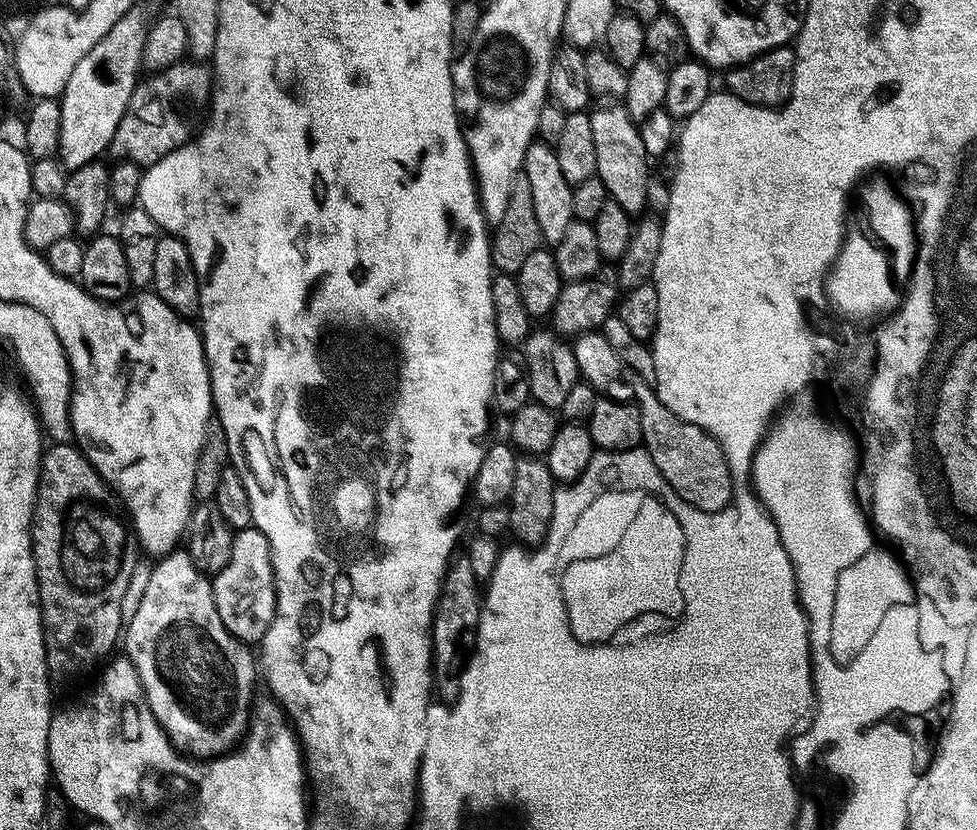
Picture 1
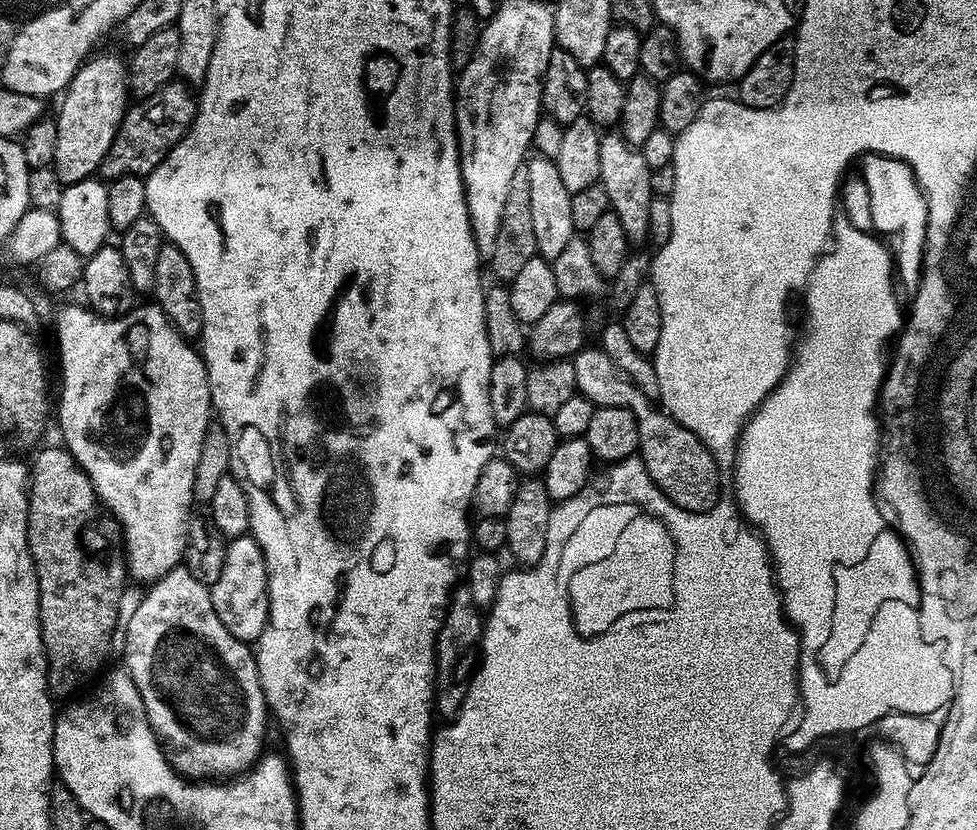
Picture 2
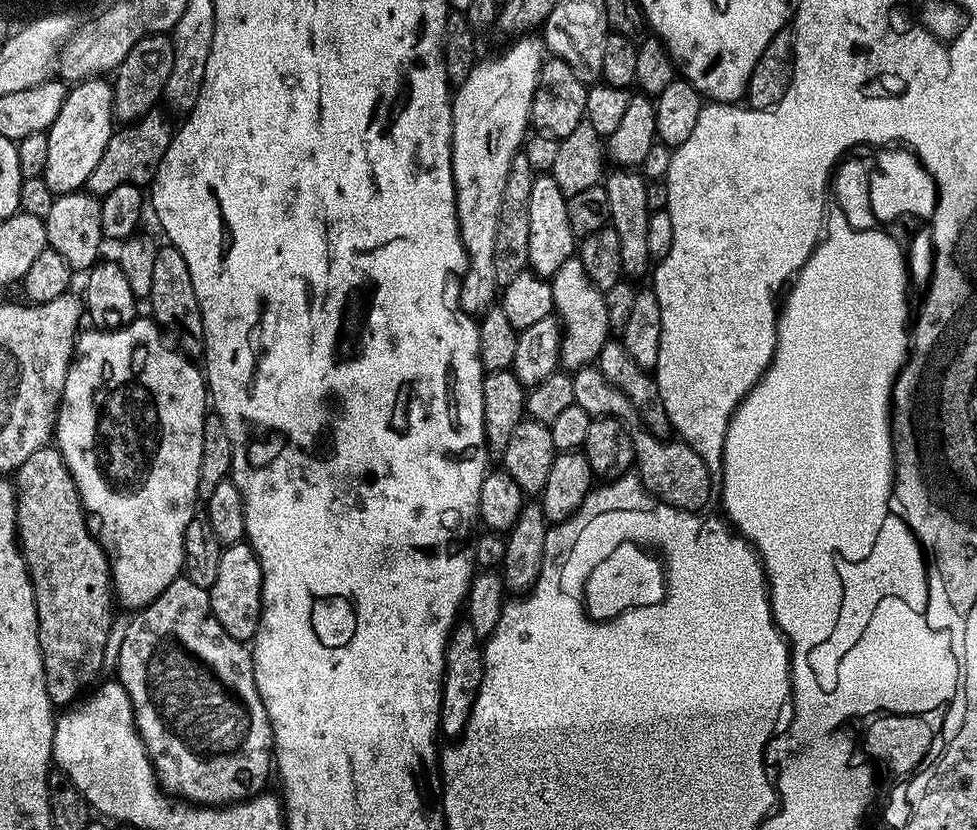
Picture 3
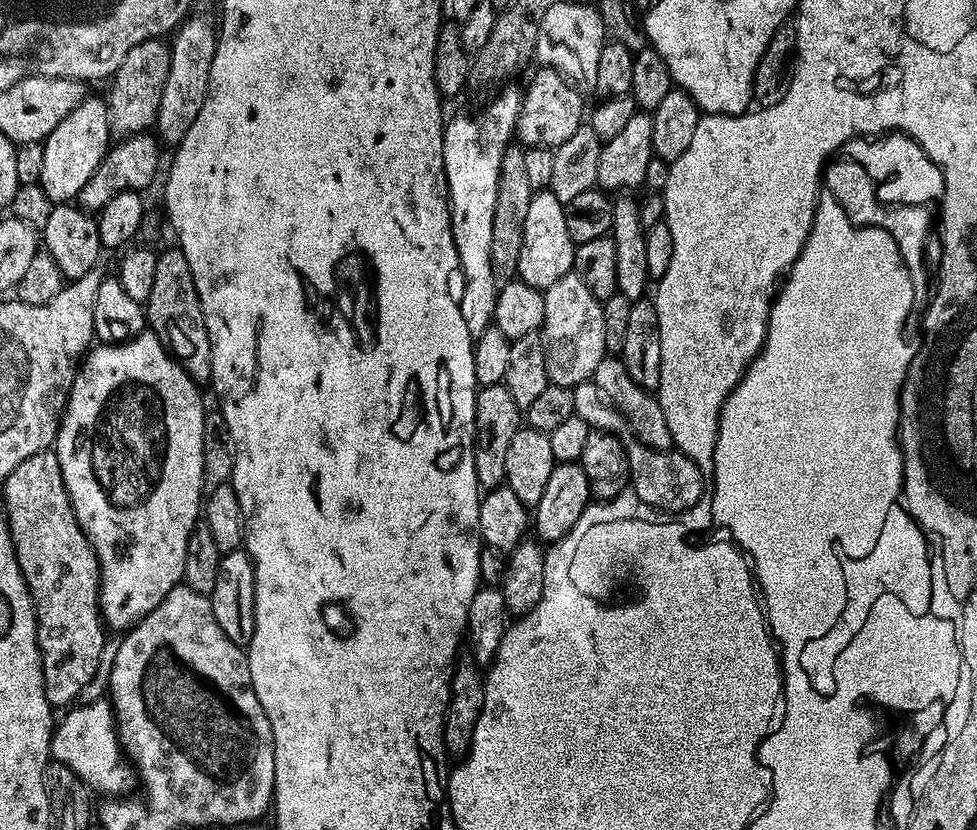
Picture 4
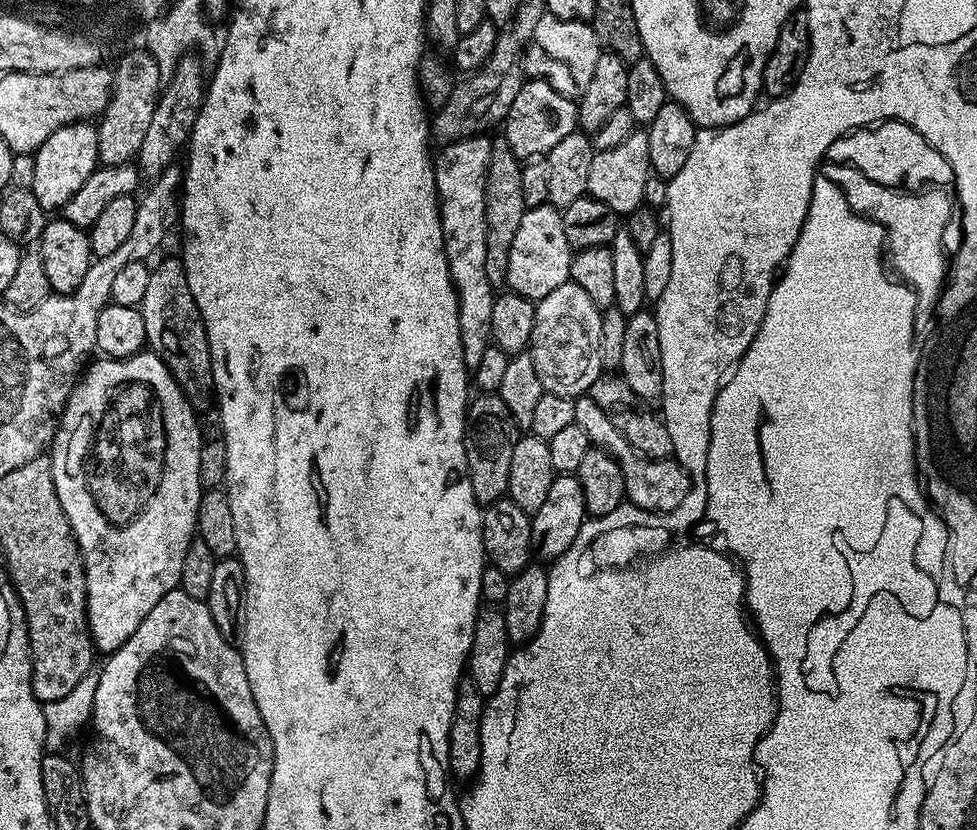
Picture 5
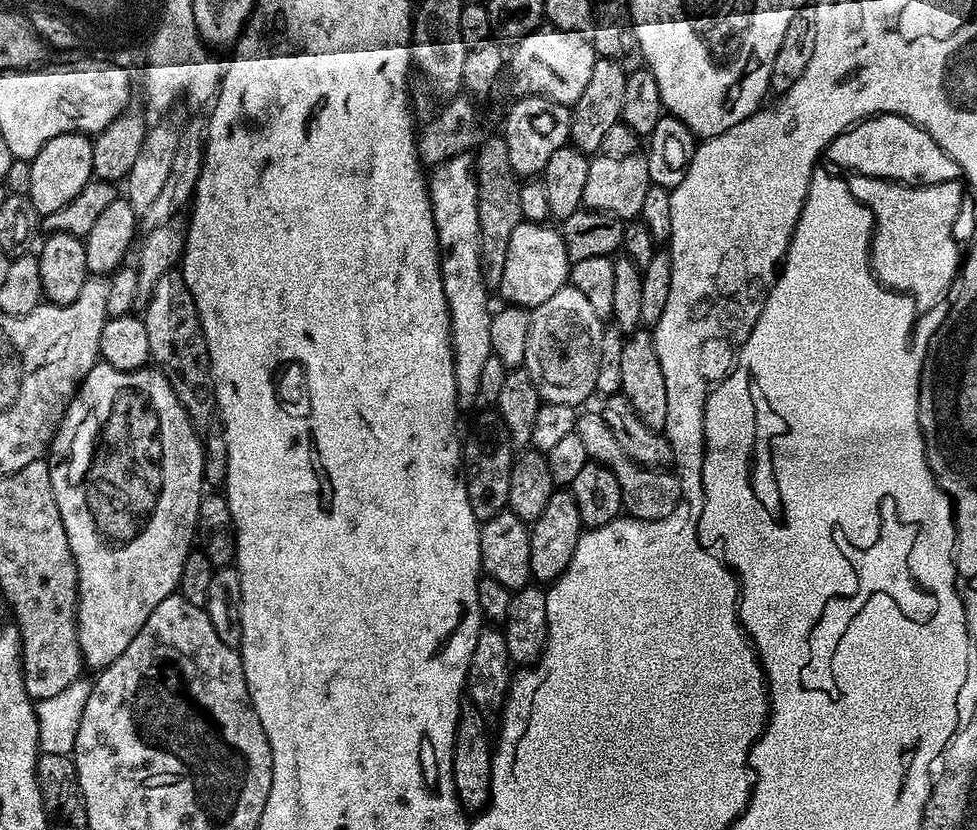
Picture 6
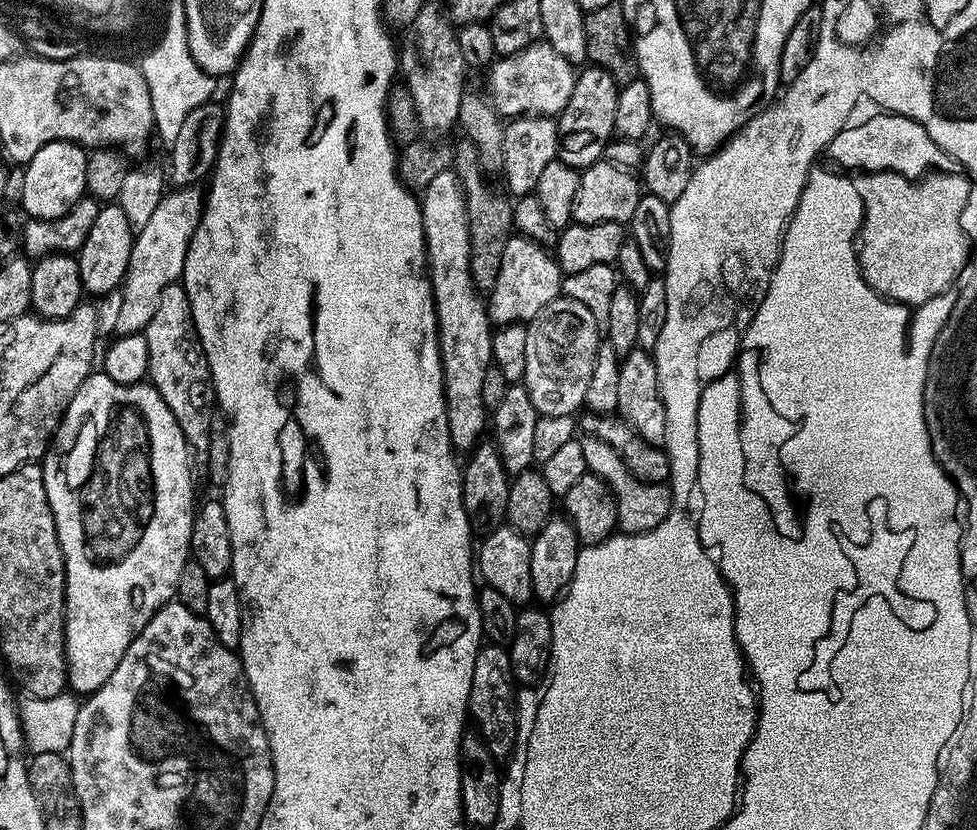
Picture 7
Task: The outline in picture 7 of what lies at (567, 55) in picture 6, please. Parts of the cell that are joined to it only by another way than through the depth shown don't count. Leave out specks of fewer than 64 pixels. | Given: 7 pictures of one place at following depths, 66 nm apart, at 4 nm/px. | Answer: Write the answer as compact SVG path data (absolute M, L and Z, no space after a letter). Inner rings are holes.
M547 42L531 44L513 56L496 58L490 65L492 77L488 80L488 88L492 91L490 104L501 117L515 118L522 115L559 117L566 102L570 102L570 94L574 94L574 86L578 75L577 69L554 50Z

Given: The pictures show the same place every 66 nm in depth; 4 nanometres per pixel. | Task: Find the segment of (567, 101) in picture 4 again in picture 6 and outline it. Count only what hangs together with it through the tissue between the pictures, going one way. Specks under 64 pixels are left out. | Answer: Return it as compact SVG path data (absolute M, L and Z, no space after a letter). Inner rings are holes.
M520 96L508 108L504 116L502 135L506 151L510 153L510 166L520 178L536 178L543 173L546 162L554 155L554 150L569 143L570 118L569 105L559 104L545 96Z

